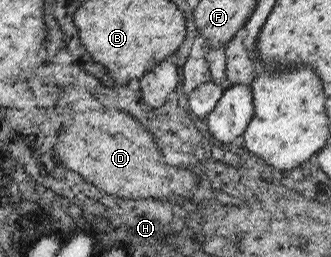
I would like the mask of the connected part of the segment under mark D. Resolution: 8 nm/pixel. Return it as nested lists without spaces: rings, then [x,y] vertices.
[[[104,109],[104,113],[100,113],[100,123],[96,121],[96,125],[86,121],[86,111],[82,111],[80,121],[72,121],[70,127],[64,127],[62,139],[52,145],[52,151],[60,165],[74,169],[86,181],[94,183],[106,193],[118,193],[120,197],[178,201],[192,199],[198,189],[196,183],[192,185],[192,173],[166,165],[150,133],[116,109]]]

